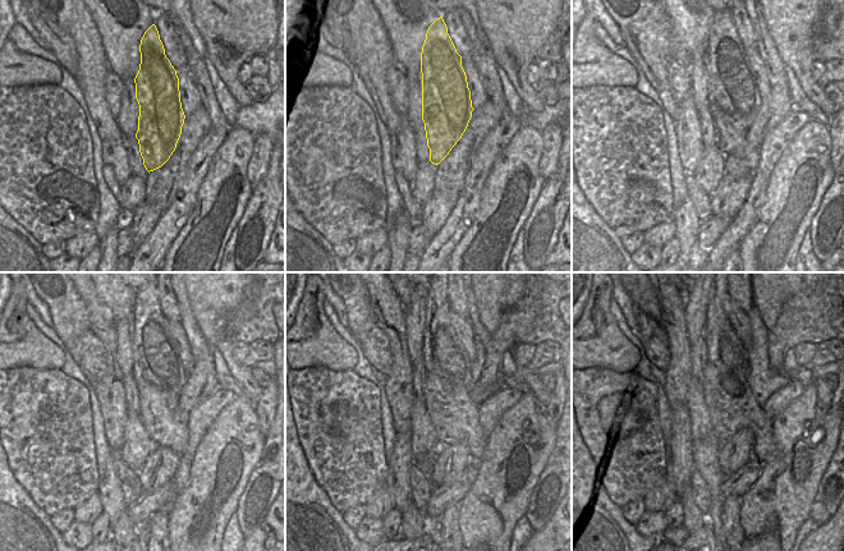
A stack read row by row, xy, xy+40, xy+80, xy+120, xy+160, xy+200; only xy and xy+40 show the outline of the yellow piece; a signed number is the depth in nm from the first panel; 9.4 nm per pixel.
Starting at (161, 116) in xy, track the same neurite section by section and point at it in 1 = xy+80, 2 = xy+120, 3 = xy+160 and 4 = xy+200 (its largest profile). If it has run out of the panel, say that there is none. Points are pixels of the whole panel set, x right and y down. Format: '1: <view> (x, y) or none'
1: xy+80 (732, 86)
2: xy+120 (156, 361)
3: xy+160 (443, 356)
4: xy+200 (725, 348)

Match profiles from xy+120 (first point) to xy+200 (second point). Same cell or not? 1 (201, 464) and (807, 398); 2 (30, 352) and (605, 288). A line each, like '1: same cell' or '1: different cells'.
1: same cell
2: same cell

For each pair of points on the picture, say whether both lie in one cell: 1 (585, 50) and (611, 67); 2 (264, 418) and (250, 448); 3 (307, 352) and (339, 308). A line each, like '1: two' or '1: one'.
1: one
2: two
3: two

